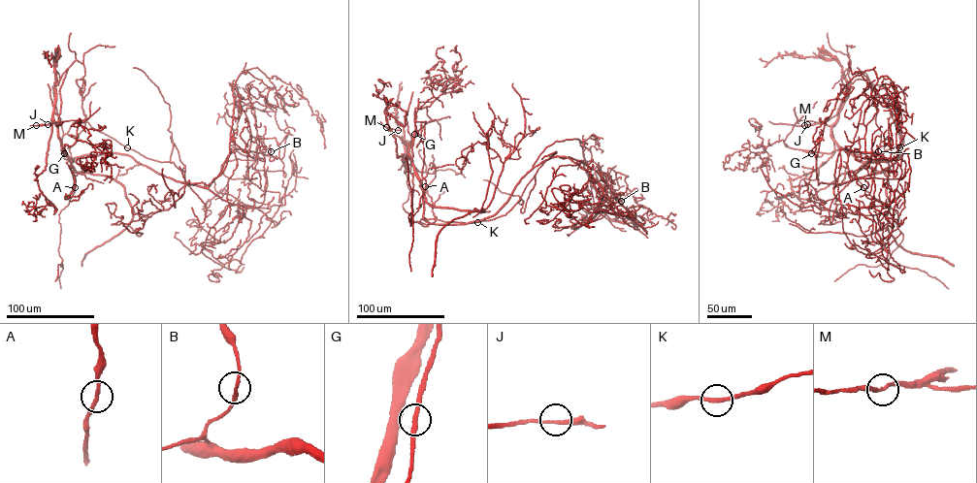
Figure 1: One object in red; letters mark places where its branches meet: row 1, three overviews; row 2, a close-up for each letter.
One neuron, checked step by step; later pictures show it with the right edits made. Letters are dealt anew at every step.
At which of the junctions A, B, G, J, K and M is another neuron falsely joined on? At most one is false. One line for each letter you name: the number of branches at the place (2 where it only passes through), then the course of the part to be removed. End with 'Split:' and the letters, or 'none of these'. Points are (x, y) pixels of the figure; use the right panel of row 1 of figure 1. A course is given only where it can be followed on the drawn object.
Split: none of these

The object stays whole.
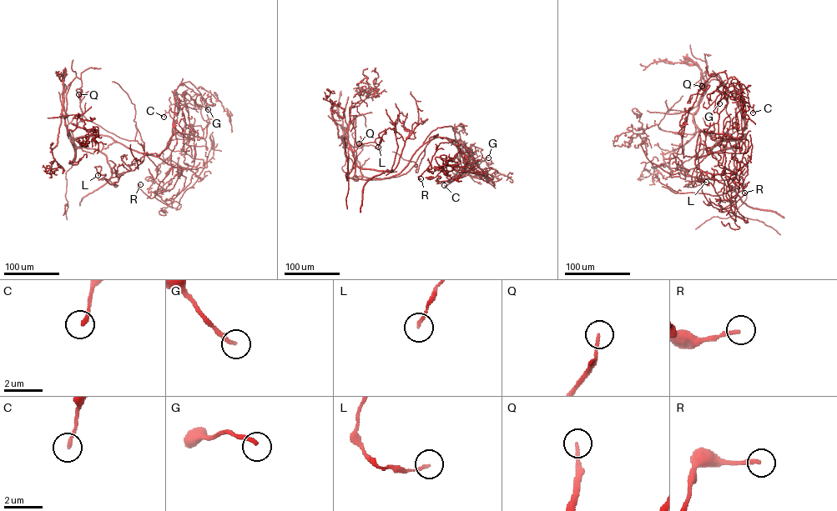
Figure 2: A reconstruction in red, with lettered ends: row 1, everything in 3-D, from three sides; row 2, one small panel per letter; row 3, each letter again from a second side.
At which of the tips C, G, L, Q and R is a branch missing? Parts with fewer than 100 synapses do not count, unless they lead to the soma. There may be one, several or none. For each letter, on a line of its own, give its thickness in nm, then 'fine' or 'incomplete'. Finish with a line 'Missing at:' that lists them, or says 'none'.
C: 180 nm | fine
G: 200 nm | fine
L: 140 nm | fine
Q: 150 nm | fine
R: 200 nm | fine
Missing at: none

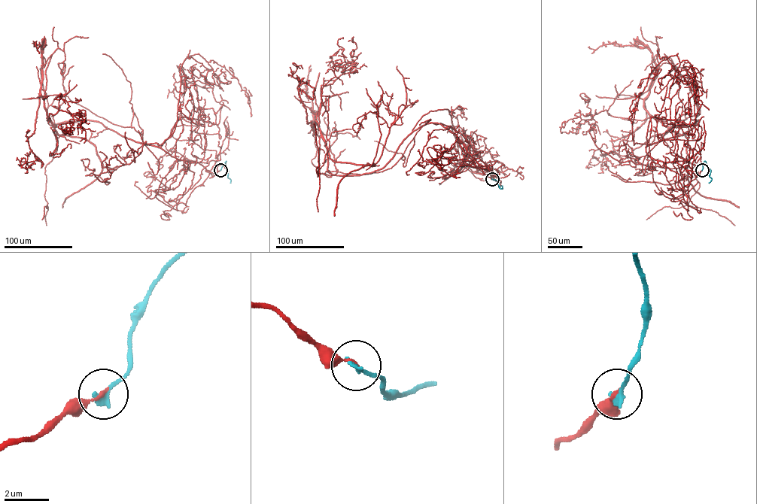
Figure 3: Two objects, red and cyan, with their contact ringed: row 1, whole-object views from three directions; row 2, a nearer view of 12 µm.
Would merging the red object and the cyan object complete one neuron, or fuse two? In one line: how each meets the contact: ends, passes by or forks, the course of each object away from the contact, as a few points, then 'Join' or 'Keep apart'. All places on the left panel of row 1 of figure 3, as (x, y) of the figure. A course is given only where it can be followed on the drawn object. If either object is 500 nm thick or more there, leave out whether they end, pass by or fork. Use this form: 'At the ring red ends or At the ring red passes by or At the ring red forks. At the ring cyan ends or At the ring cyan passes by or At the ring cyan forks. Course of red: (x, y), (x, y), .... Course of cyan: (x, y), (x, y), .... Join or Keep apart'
At the ring red ends. At the ring cyan ends. Course of red: (220, 170), (98, 122), (54, 126), (47, 108), (67, 96), (124, 127), (132, 107), (156, 174), (147, 162). Course of cyan: (220, 170), (226, 161), (229, 183). Join

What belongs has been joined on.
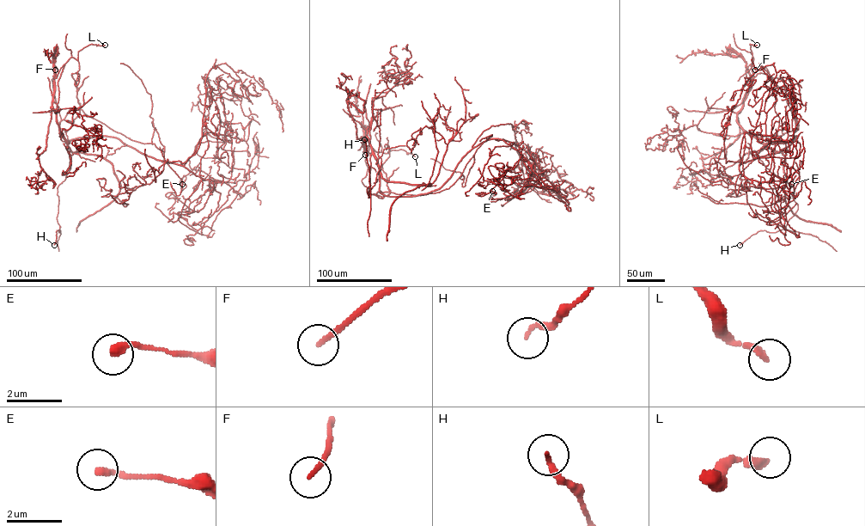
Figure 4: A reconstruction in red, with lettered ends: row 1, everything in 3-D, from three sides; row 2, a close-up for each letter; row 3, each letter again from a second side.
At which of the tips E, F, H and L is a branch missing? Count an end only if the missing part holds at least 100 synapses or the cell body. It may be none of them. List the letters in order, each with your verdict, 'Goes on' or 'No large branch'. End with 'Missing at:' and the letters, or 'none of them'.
E: No large branch
F: No large branch
H: No large branch
L: Goes on
Missing at: L

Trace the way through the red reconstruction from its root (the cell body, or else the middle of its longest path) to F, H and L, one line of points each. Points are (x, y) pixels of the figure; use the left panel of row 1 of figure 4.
F: (88, 137), (76, 137), (67, 143), (60, 137), (61, 118), (51, 80), (57, 77), (55, 70)
H: (88, 137), (72, 138), (66, 148), (71, 165), (57, 187), (57, 218), (60, 227), (54, 245)
L: (88, 137), (69, 143), (63, 137), (57, 122), (57, 82), (79, 51), (105, 45)

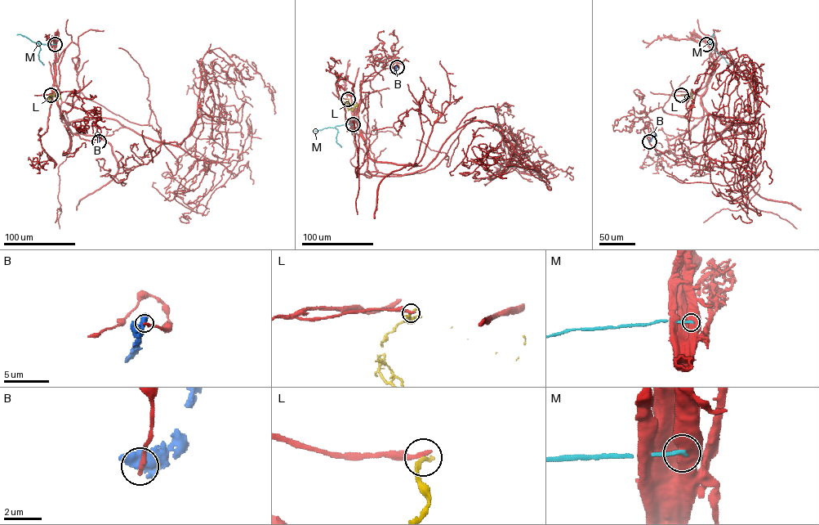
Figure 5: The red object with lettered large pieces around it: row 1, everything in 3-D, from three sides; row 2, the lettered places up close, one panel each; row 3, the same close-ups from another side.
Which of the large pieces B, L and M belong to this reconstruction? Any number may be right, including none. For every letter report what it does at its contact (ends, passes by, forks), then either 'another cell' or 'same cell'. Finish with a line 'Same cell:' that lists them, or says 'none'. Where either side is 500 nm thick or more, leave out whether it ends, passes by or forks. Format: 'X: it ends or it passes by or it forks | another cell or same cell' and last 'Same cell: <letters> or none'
B: another cell
L: it ends | another cell
M: another cell
Same cell: none

